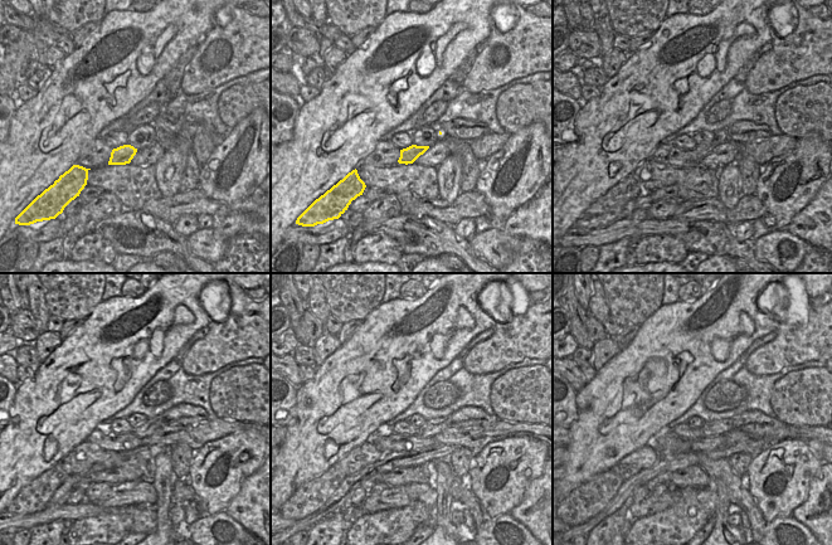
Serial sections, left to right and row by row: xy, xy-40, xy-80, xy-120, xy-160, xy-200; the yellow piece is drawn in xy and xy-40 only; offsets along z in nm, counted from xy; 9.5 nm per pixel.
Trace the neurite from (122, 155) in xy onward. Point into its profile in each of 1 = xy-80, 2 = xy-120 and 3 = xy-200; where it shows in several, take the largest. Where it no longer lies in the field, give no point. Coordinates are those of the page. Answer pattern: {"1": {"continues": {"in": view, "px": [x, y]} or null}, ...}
{"1": {"continues": {"in": "xy-80", "px": [700, 151]}}, "2": {"continues": {"in": "xy-120", "px": [144, 431]}}, "3": {"continues": {"in": "xy-200", "px": [713, 428]}}}

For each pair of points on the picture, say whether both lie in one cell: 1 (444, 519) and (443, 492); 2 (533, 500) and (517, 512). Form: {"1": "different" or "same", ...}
{"1": "same", "2": "same"}

